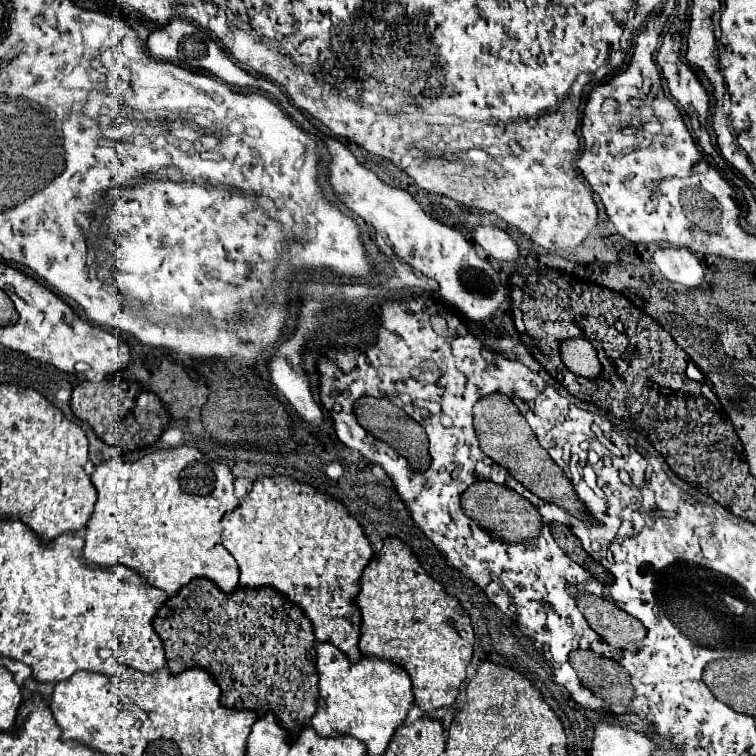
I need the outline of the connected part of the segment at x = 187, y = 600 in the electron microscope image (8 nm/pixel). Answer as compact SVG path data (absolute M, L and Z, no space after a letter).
M196 578L164 602L154 616L152 626L164 642L170 672L178 674L194 666L208 670L222 690L222 704L226 708L258 710L258 714L272 710L280 726L292 738L296 738L314 716L318 702L318 672L312 622L298 604L284 598L276 588L260 586L250 590L238 586L234 592L222 592L212 580Z

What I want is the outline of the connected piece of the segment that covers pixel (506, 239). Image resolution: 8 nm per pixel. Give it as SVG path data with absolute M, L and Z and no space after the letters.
M478 226L474 228L474 242L484 248L484 252L496 260L506 260L506 262L518 262L520 252L512 236L496 226Z

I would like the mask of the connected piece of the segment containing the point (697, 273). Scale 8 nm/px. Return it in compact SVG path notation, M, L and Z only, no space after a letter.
M658 248L652 262L670 280L686 288L698 288L704 282L704 262L688 248Z

